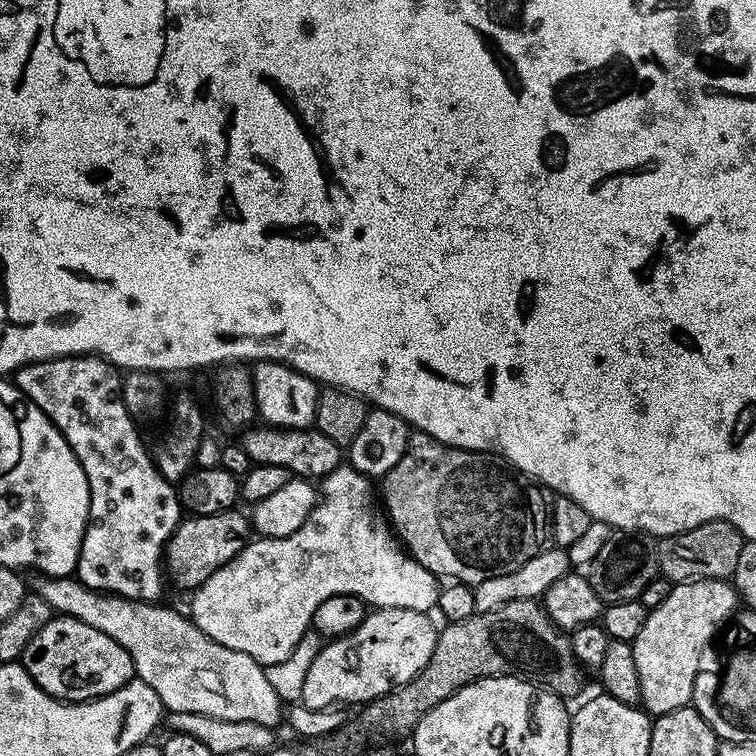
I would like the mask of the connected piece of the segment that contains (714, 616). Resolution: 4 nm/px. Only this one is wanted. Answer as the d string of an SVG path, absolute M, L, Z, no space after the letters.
M686 580L673 583L670 594L666 594L666 602L649 611L646 622L642 622L642 630L638 630L638 634L630 641L634 650L634 667L638 670L640 704L643 711L657 717L692 704L694 682L702 667L700 659L703 658L708 643L715 638L716 631L718 636L722 626L733 619L737 608L736 590L728 580Z

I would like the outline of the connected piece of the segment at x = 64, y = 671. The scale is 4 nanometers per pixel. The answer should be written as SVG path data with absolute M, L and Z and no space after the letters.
M57 615L46 622L46 626L26 642L22 663L42 691L65 702L97 700L134 678L131 655L114 638L66 615Z

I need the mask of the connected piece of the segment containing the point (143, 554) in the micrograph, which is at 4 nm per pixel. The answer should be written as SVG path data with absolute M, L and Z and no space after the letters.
M95 354L86 356L63 356L62 358L43 360L37 364L22 366L14 374L14 383L16 387L19 388L22 395L31 398L31 400L52 419L53 426L66 438L70 450L74 450L74 454L86 474L86 482L90 486L90 498L92 499L90 502L90 514L88 515L88 525L86 526L84 537L82 538L82 550L80 551L80 557L76 563L75 578L86 587L92 588L96 592L122 596L127 600L159 601L161 599L159 596L164 592L164 584L166 585L166 569L162 563L164 559L164 549L168 547L168 540L175 534L177 526L180 525L182 519L182 505L173 481L162 478L162 474L156 469L156 464L152 461L149 449L146 447L146 440L144 444L143 438L140 437L139 430L136 429L137 421L134 419L132 413L129 412L126 402L124 401L121 369L104 359L104 357Z

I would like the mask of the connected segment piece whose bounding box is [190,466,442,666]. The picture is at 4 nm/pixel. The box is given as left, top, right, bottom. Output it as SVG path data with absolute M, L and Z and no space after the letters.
M351 466L338 467L323 477L322 499L294 534L286 534L286 538L253 539L233 560L214 570L214 574L191 593L193 623L214 642L248 654L256 663L267 666L290 658L290 650L298 646L302 634L310 631L314 610L318 610L326 598L334 598L334 594L354 594L376 608L426 612L438 604L441 581L402 547L378 503L377 493L376 496L372 493L372 484L369 477Z

